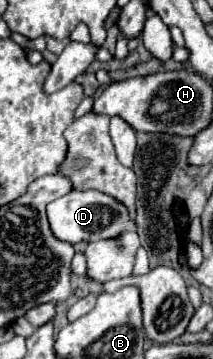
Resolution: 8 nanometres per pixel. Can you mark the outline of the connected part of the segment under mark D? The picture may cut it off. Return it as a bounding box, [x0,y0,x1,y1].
[48,189,134,243]

